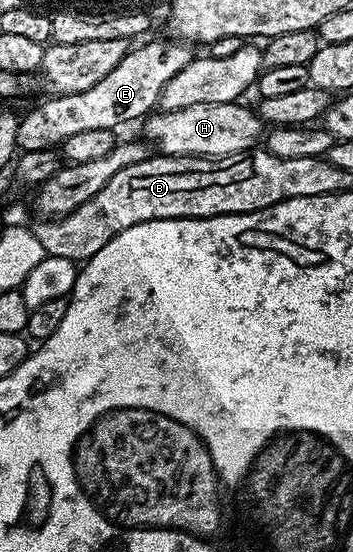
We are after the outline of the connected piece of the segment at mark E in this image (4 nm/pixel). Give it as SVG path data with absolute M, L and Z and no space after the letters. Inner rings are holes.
M186 42L147 43L144 47L132 46L126 57L119 62L113 73L108 73L93 85L93 89L59 93L56 99L47 99L39 103L26 116L19 120L17 141L23 151L58 148L64 140L73 137L73 133L86 133L89 129L119 129L122 123L142 120L156 110L161 93L169 81L193 57L193 51Z

